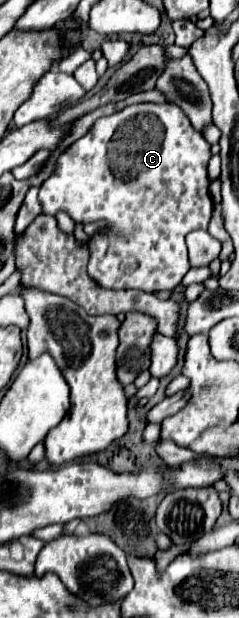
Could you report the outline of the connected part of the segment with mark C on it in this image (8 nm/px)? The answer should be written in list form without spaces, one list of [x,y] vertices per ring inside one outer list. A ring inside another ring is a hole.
[[[138,103],[98,119],[94,127],[56,159],[54,173],[40,187],[42,213],[68,213],[74,223],[106,221],[106,227],[90,237],[88,275],[106,289],[174,289],[190,269],[184,237],[196,229],[208,229],[214,209],[210,197],[210,143],[194,131],[190,119],[174,103]]]

